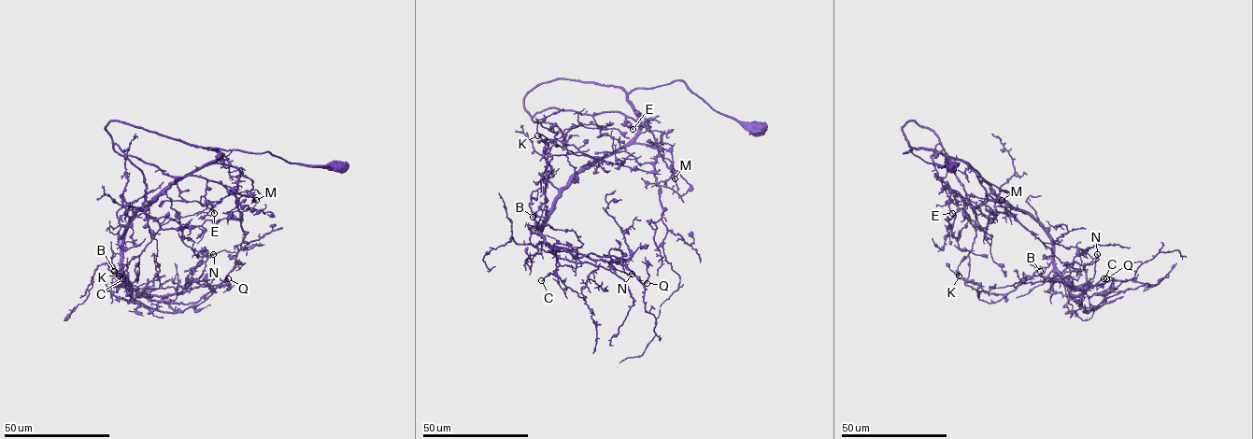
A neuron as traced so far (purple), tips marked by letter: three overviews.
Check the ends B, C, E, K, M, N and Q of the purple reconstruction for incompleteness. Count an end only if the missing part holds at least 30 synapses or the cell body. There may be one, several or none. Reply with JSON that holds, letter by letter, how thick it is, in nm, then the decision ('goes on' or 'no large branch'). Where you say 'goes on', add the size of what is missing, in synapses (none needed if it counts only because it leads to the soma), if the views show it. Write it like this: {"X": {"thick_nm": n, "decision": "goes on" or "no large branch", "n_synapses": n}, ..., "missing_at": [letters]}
{"B": {"thick_nm": 100, "decision": "no large branch"}, "C": {"thick_nm": 190, "decision": "no large branch"}, "E": {"thick_nm": 240, "decision": "goes on", "n_synapses": 40}, "K": {"thick_nm": 650, "decision": "no large branch"}, "M": {"thick_nm": 240, "decision": "no large branch"}, "N": {"thick_nm": 190, "decision": "no large branch"}, "Q": {"thick_nm": 80, "decision": "no large branch"}, "missing_at": ["E"]}

